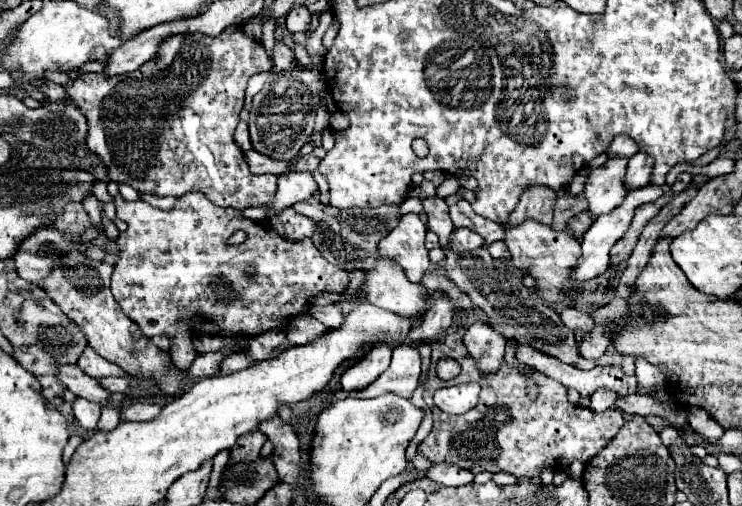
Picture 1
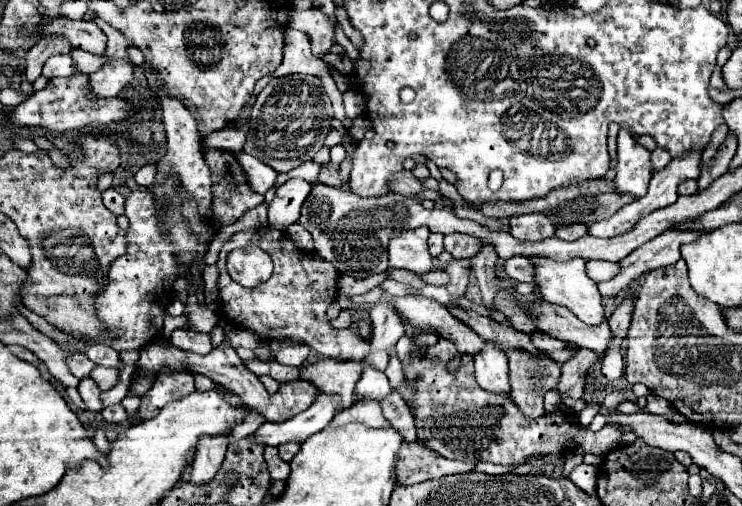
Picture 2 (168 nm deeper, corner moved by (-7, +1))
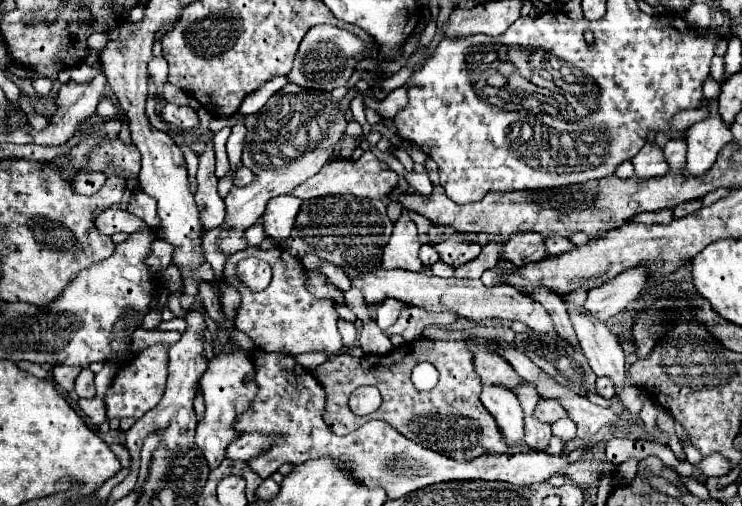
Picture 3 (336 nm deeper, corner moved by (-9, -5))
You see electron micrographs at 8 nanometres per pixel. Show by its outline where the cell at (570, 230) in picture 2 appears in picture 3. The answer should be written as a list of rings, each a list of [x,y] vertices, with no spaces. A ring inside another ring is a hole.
[[[547,237],[545,239],[545,251],[549,251],[549,255],[561,255],[573,249],[573,243],[565,237]]]

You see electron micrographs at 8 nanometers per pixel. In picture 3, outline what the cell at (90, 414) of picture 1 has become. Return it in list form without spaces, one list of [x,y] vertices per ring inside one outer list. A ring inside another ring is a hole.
[[[81,369],[81,373],[75,379],[75,391],[79,397],[95,397],[95,385],[93,385],[93,371],[91,369]]]

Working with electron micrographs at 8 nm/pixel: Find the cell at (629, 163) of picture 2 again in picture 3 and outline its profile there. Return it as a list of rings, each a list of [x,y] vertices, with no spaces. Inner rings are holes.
[[[645,143],[643,149],[637,153],[637,157],[631,159],[635,165],[635,175],[639,179],[649,179],[649,177],[661,177],[667,175],[671,169],[665,163],[663,149],[657,147],[657,143]]]

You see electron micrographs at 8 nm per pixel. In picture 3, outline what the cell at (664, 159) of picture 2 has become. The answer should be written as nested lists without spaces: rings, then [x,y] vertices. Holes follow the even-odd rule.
[[[671,139],[671,141],[667,141],[663,151],[665,151],[665,157],[669,161],[671,171],[679,171],[681,167],[685,167],[685,151],[687,151],[685,139]]]

